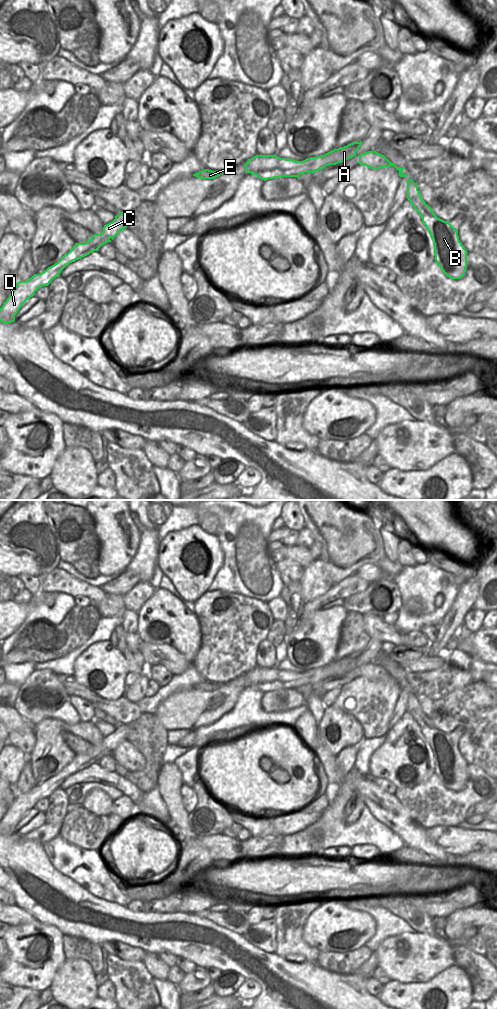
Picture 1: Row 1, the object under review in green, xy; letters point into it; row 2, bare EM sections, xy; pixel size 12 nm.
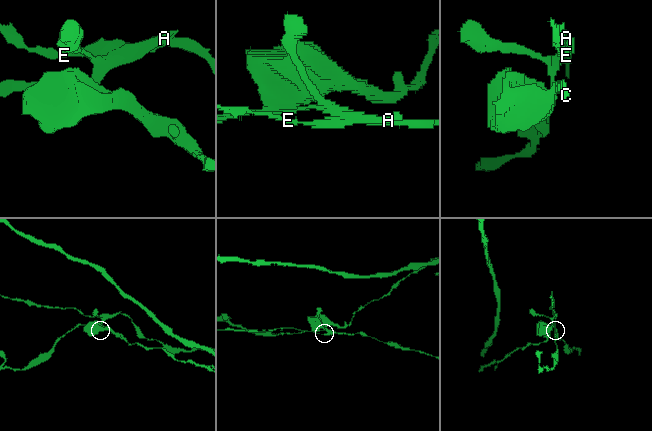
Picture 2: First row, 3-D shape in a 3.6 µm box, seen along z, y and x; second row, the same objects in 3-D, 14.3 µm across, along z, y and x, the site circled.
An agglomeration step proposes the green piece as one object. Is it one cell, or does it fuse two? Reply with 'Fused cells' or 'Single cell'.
Fused cells

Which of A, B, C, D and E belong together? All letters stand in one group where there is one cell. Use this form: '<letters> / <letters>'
A C D / B E

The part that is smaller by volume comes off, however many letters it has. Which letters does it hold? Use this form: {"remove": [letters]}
{"remove": ["B", "E"]}

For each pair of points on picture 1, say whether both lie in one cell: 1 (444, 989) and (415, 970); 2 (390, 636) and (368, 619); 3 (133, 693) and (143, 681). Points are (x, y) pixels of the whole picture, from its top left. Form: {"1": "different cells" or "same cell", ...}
{"1": "different cells", "2": "same cell", "3": "same cell"}

